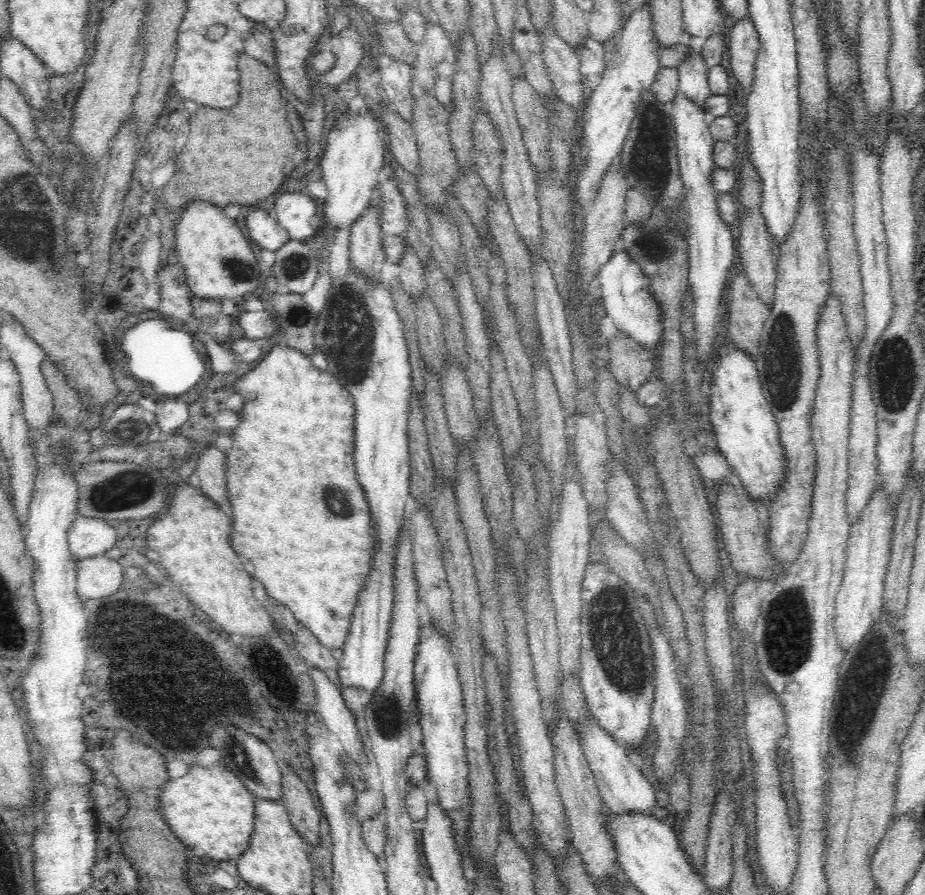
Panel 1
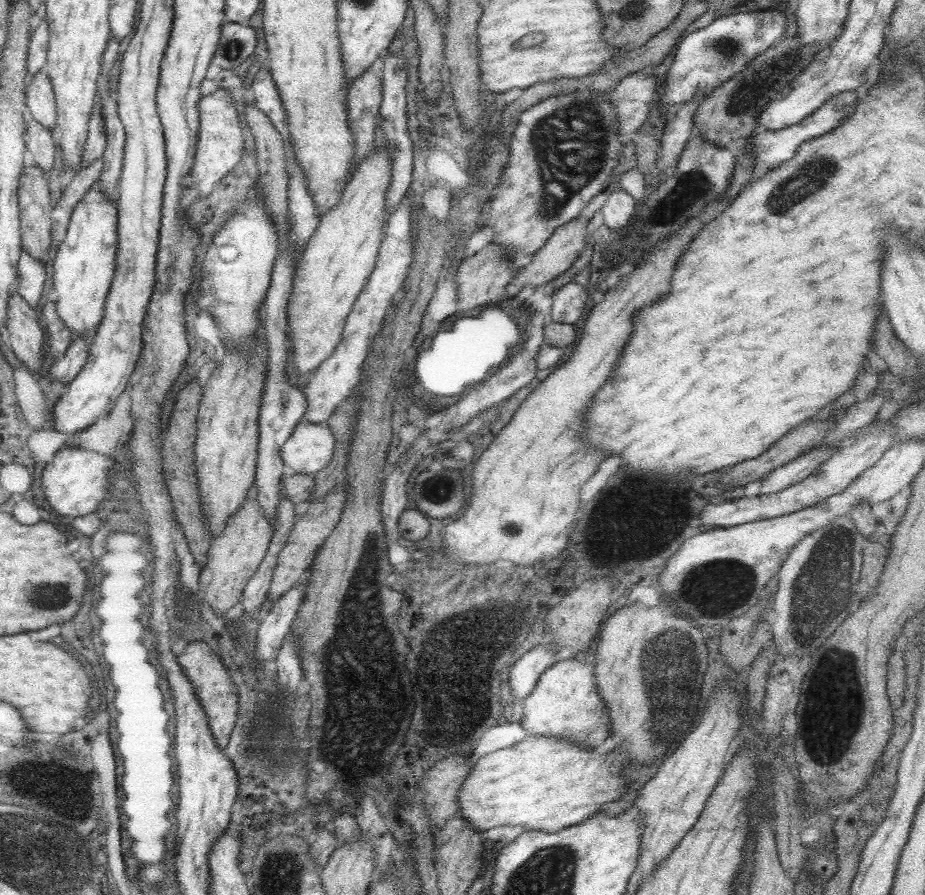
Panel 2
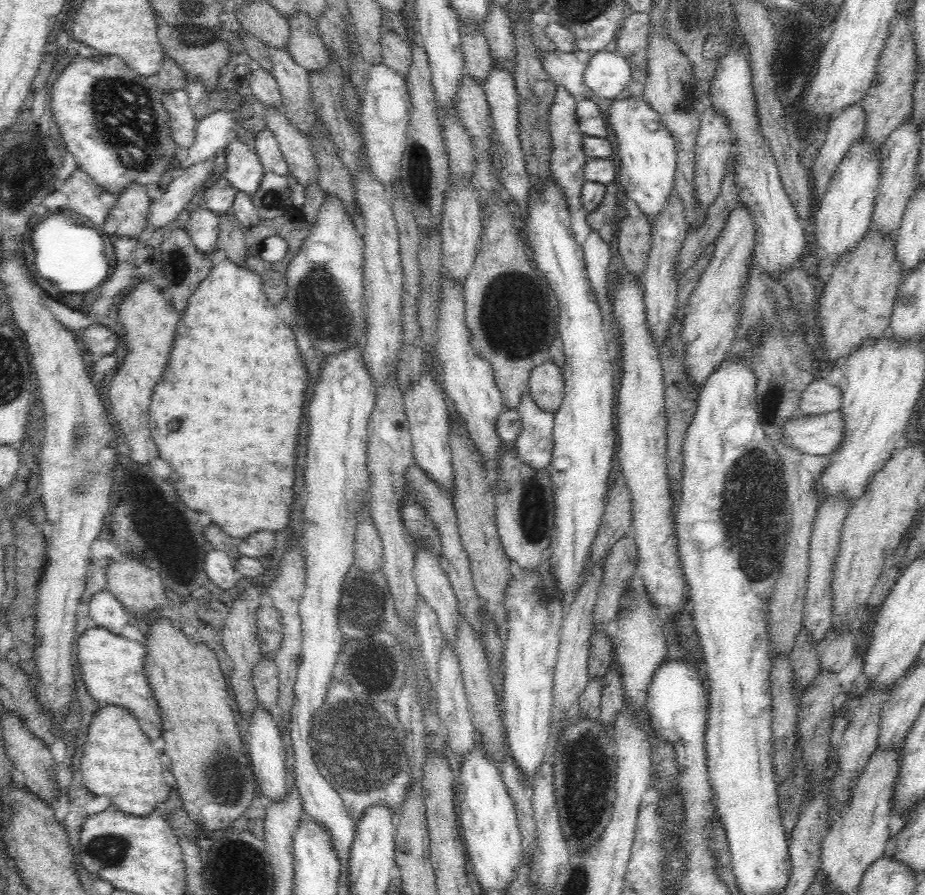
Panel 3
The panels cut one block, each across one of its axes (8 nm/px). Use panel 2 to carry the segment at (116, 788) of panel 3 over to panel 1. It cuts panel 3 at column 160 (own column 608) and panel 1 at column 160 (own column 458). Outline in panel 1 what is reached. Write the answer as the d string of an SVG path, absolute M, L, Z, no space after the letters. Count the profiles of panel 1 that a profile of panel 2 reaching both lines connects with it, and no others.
M194 763L186 774L166 778L158 803L170 830L185 846L200 848L213 864L235 860L246 848L254 822L254 796L232 771L220 764L199 766Z

